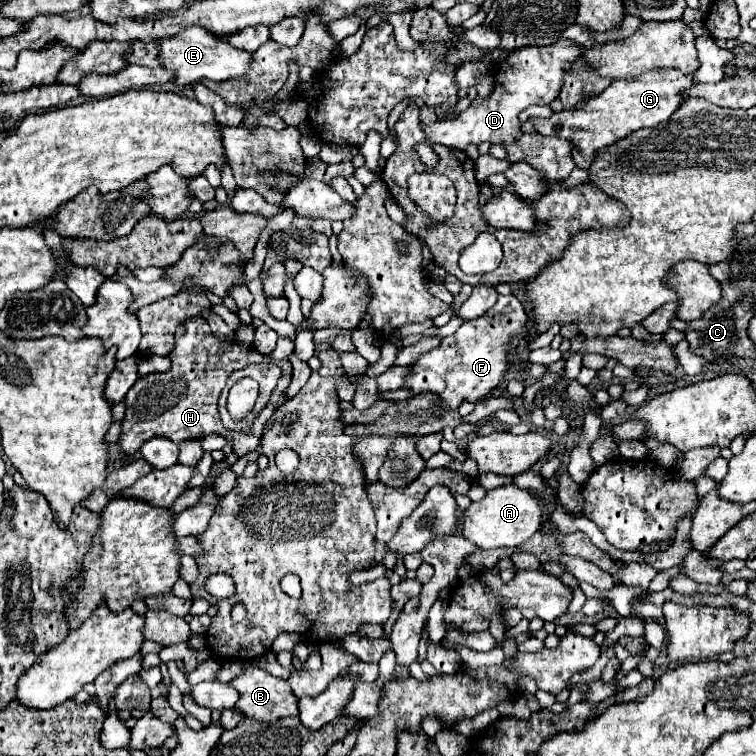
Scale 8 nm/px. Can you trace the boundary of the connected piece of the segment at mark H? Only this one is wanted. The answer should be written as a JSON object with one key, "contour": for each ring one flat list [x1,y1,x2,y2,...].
{"contour":[[204,317,184,321,176,331,176,347,170,353,172,369,160,375,146,375,136,381,136,385,126,393,126,413,122,419,122,433,118,437,120,453,130,459,142,447,144,441,154,435,172,439,174,443,188,439,204,439,208,435,222,435,226,441,234,443,234,451,242,457,246,451,256,451,260,435,230,431,222,425,218,415,218,397,226,379,236,371,252,363,270,361,270,357,254,353,242,347,234,337,222,341,208,331,208,321]]}

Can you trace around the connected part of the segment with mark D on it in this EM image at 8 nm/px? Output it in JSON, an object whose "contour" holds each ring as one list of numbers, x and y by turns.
{"contour":[[560,39,548,47,524,47,514,51,502,65,498,65,494,75,494,91,488,99,474,99,472,105,460,113,454,121,438,121,438,125,422,125,426,143,416,145,416,152,426,167,433,168,438,162,438,157,432,145,446,145,452,149,466,149,470,143,480,145,484,141,510,145,516,137,522,135,518,115,530,105,550,105,552,99,558,97,560,79,570,71,570,63,584,51,574,41]]}

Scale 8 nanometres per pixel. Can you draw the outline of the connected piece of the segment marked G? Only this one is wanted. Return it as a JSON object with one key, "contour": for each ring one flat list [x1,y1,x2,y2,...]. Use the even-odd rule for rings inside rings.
{"contour":[[676,69,652,71,648,75,638,75,636,79,614,79,610,87,606,87,600,95,588,97,580,105,552,113,552,117,548,119,532,117,530,121,540,135,558,135,570,141,574,145,576,167,588,169,598,149,612,145,614,141,622,139,624,135,630,135,632,131,656,127,658,123,666,121,684,101,680,91,692,85,692,77]]}

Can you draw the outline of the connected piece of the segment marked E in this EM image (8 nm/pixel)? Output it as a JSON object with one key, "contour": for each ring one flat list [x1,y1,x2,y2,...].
{"contour":[[198,25,182,27,180,33,170,35,170,37,160,37,160,39,156,39,156,43,158,43,160,67,174,71,174,83,180,89,192,85,200,79,226,81,232,77,240,77,240,75,244,75,244,71,248,71,250,61,252,61,252,53,232,47,224,39,218,39,216,35,204,31]]}

